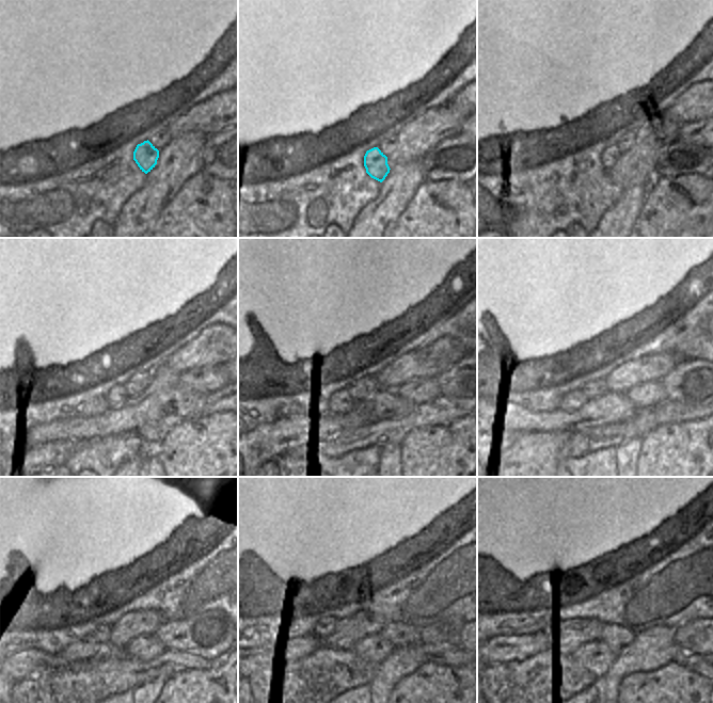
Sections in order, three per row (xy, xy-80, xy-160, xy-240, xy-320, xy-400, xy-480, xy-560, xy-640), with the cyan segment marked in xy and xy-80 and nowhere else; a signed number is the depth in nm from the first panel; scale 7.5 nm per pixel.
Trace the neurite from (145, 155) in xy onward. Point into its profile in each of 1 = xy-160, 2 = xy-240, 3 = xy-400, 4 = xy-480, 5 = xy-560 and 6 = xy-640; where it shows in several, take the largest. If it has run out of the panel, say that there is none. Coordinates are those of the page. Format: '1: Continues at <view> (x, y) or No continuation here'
1: Continues at xy-160 (608, 158)
2: Continues at xy-240 (117, 397)
3: Continues at xy-400 (573, 401)
4: Continues at xy-480 (86, 649)
5: Continues at xy-560 (305, 646)
6: Continues at xy-640 (500, 650).

